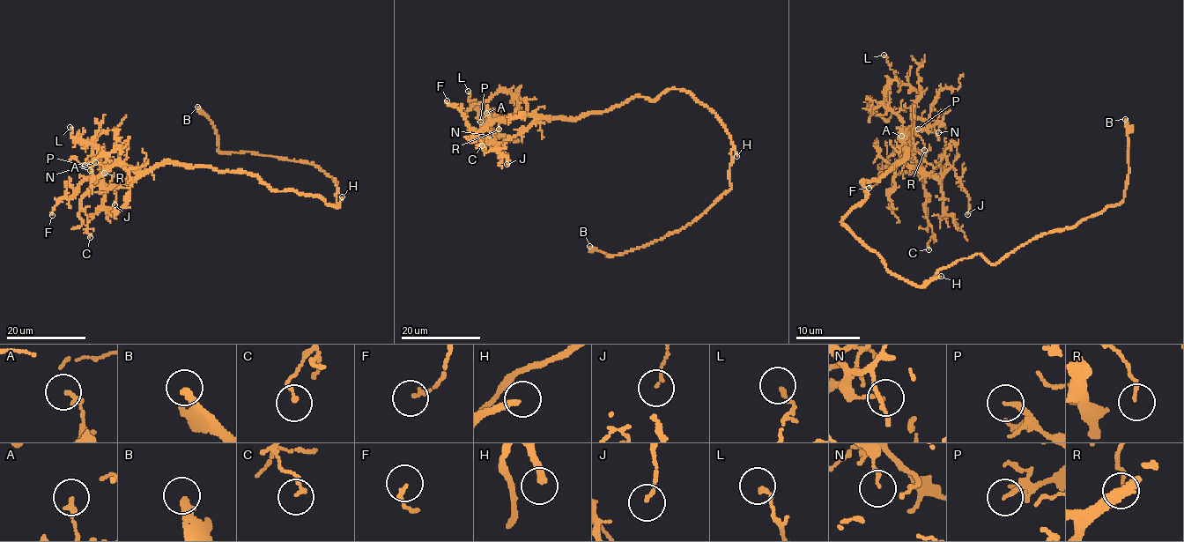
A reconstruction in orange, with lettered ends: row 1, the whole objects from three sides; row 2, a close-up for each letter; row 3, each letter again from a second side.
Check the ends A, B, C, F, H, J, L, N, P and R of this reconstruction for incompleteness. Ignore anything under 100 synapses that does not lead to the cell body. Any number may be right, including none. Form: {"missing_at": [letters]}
{"missing_at": ["B", "H"]}

